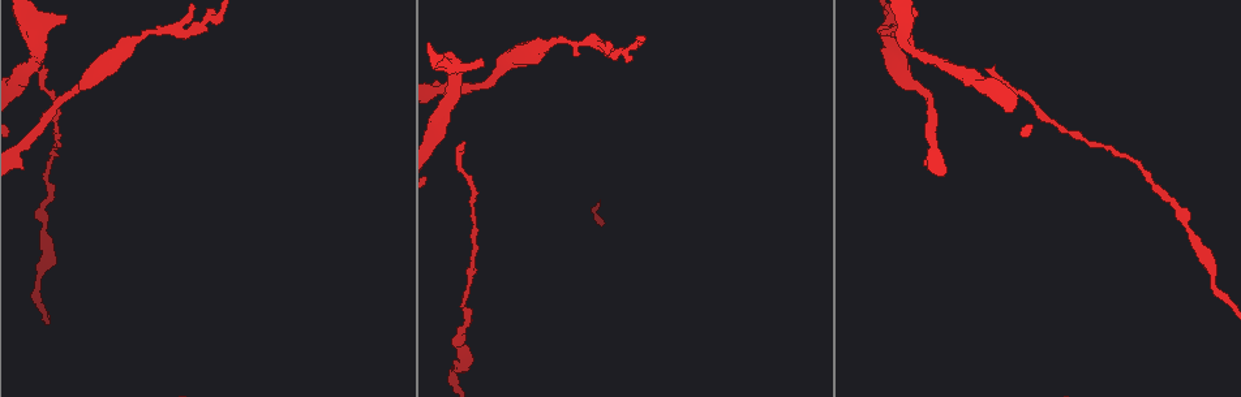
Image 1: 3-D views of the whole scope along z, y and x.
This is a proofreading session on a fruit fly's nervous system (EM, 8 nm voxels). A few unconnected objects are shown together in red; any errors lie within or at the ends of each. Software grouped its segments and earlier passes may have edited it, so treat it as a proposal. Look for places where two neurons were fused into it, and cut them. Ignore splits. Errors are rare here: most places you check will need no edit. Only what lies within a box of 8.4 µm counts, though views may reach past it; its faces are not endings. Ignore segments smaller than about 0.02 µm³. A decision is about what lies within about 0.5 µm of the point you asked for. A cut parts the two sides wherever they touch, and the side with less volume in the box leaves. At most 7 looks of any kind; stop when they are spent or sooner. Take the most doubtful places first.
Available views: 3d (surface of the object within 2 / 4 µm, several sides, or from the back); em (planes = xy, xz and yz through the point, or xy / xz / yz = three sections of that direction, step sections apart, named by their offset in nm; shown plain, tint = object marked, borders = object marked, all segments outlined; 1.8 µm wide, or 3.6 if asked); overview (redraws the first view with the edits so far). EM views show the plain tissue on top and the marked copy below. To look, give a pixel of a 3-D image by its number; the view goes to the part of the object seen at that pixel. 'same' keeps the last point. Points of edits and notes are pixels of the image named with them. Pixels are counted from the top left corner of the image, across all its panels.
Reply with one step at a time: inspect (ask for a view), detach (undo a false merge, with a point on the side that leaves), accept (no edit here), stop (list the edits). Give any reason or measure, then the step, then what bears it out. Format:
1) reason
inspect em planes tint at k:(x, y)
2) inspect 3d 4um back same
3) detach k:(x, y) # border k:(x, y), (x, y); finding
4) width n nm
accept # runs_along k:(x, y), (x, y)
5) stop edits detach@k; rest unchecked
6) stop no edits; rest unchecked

arms part here
inspect 3d 2um back at 1:(907, 46)

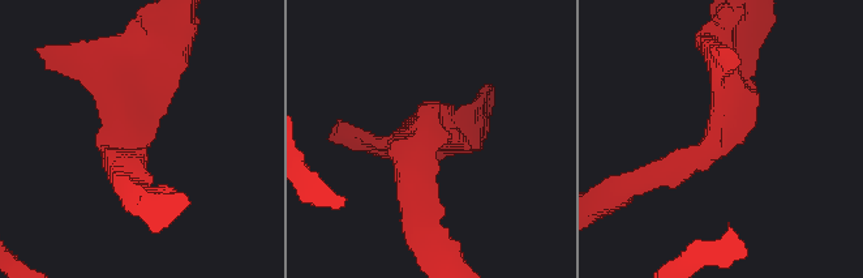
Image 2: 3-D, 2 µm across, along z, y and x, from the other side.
shape alone is not enough
inspect em planes tint at 2:(418, 143)

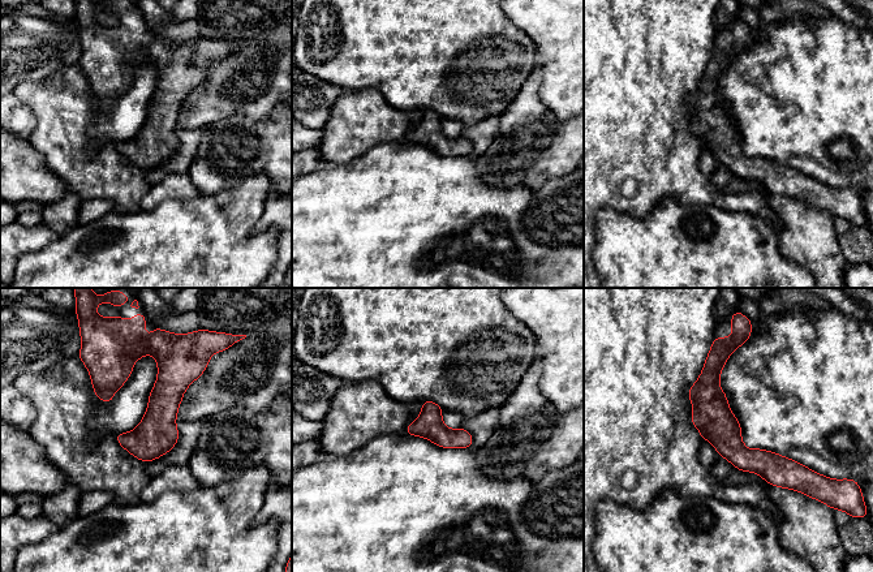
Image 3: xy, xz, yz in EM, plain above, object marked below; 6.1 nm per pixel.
accept # runs_along 3:(723, 356), (713, 418), (788, 485); all the same neuron

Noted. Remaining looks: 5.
calibre changes
inspect 3d 4um at 1:(885, 33)

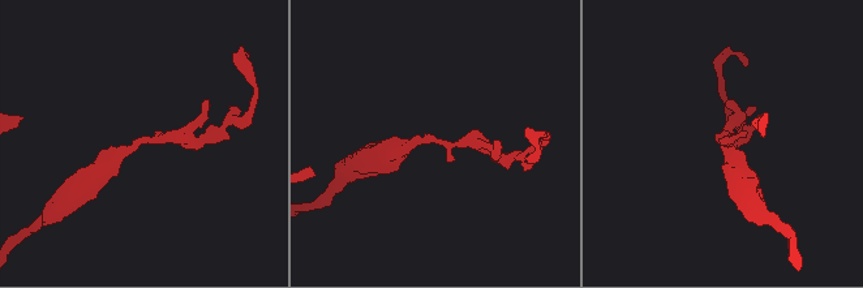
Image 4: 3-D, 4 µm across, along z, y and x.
need the tissue
inspect em planes tint at 4:(150, 140)

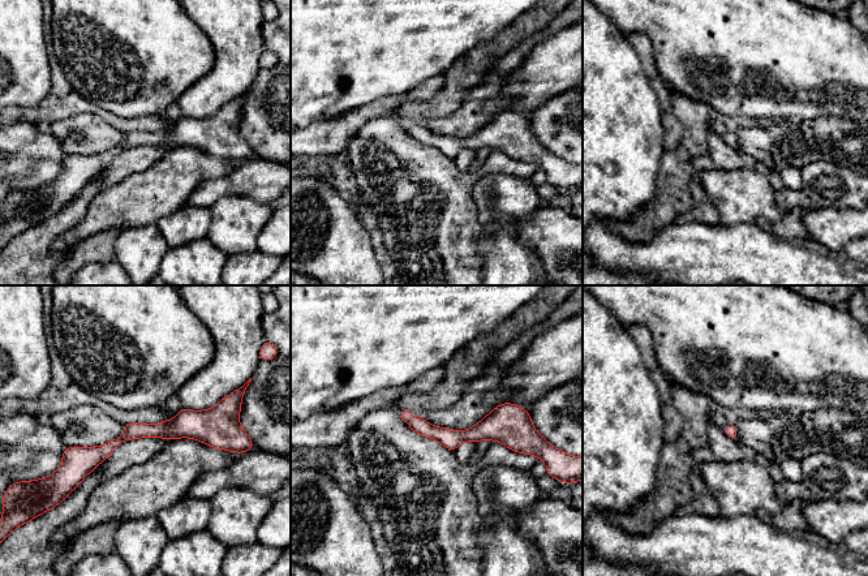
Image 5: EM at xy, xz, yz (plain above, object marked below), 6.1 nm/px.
accept # runs_along 5:(223, 425), (133, 430), (99, 454), (69, 451); one neuron here

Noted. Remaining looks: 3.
inspect em xz step 8 tint at 1:(39, 284)

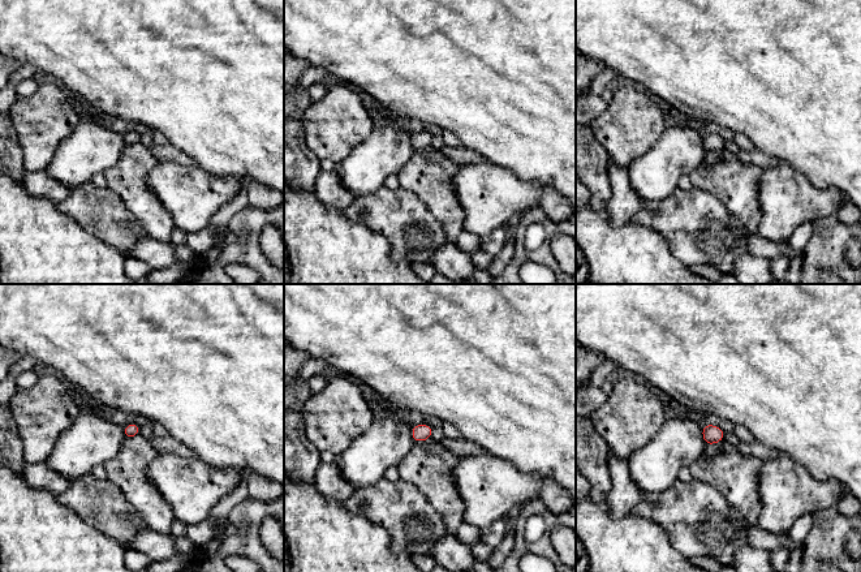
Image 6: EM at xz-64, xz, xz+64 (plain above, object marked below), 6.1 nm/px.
inspect em xy step 16 tint same

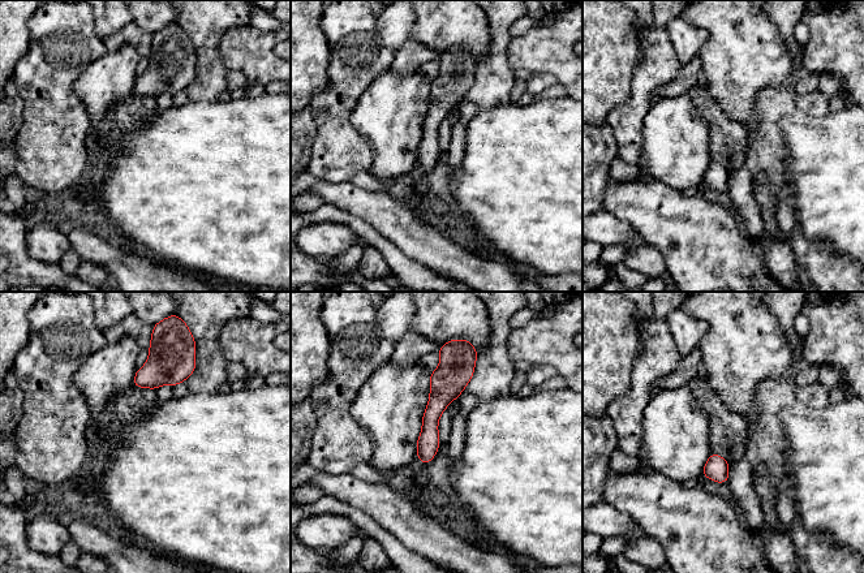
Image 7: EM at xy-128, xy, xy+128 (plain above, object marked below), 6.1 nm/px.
accept # runs_along 7:(443, 360), (425, 459); all the same neuron

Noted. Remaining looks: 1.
stop no edits; rest unchecked

